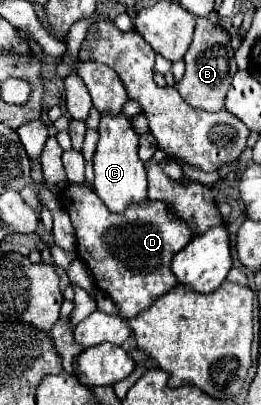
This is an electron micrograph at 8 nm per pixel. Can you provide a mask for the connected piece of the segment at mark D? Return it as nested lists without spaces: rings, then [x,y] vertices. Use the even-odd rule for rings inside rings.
[[[88,182],[68,184],[60,200],[76,230],[78,258],[92,270],[96,286],[120,306],[122,316],[138,316],[176,286],[176,278],[172,278],[168,266],[174,254],[188,244],[192,234],[188,234],[186,222],[172,222],[160,202],[146,202],[144,206],[132,206],[132,210],[124,214],[112,214]]]

